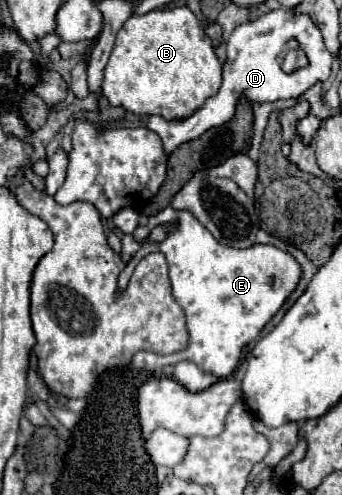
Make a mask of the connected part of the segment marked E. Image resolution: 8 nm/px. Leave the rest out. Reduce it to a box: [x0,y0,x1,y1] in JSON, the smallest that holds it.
[117,207,301,379]

